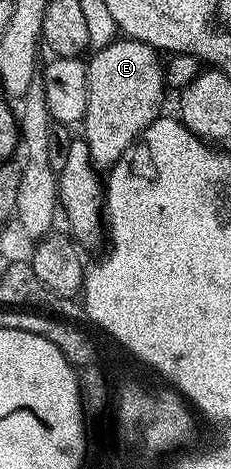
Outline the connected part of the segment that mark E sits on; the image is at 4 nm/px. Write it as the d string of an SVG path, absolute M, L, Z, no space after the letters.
M116 39L90 54L87 110L81 122L81 137L89 147L91 162L96 169L111 170L127 148L161 116L164 112L163 93L165 61L153 47L140 41Z

